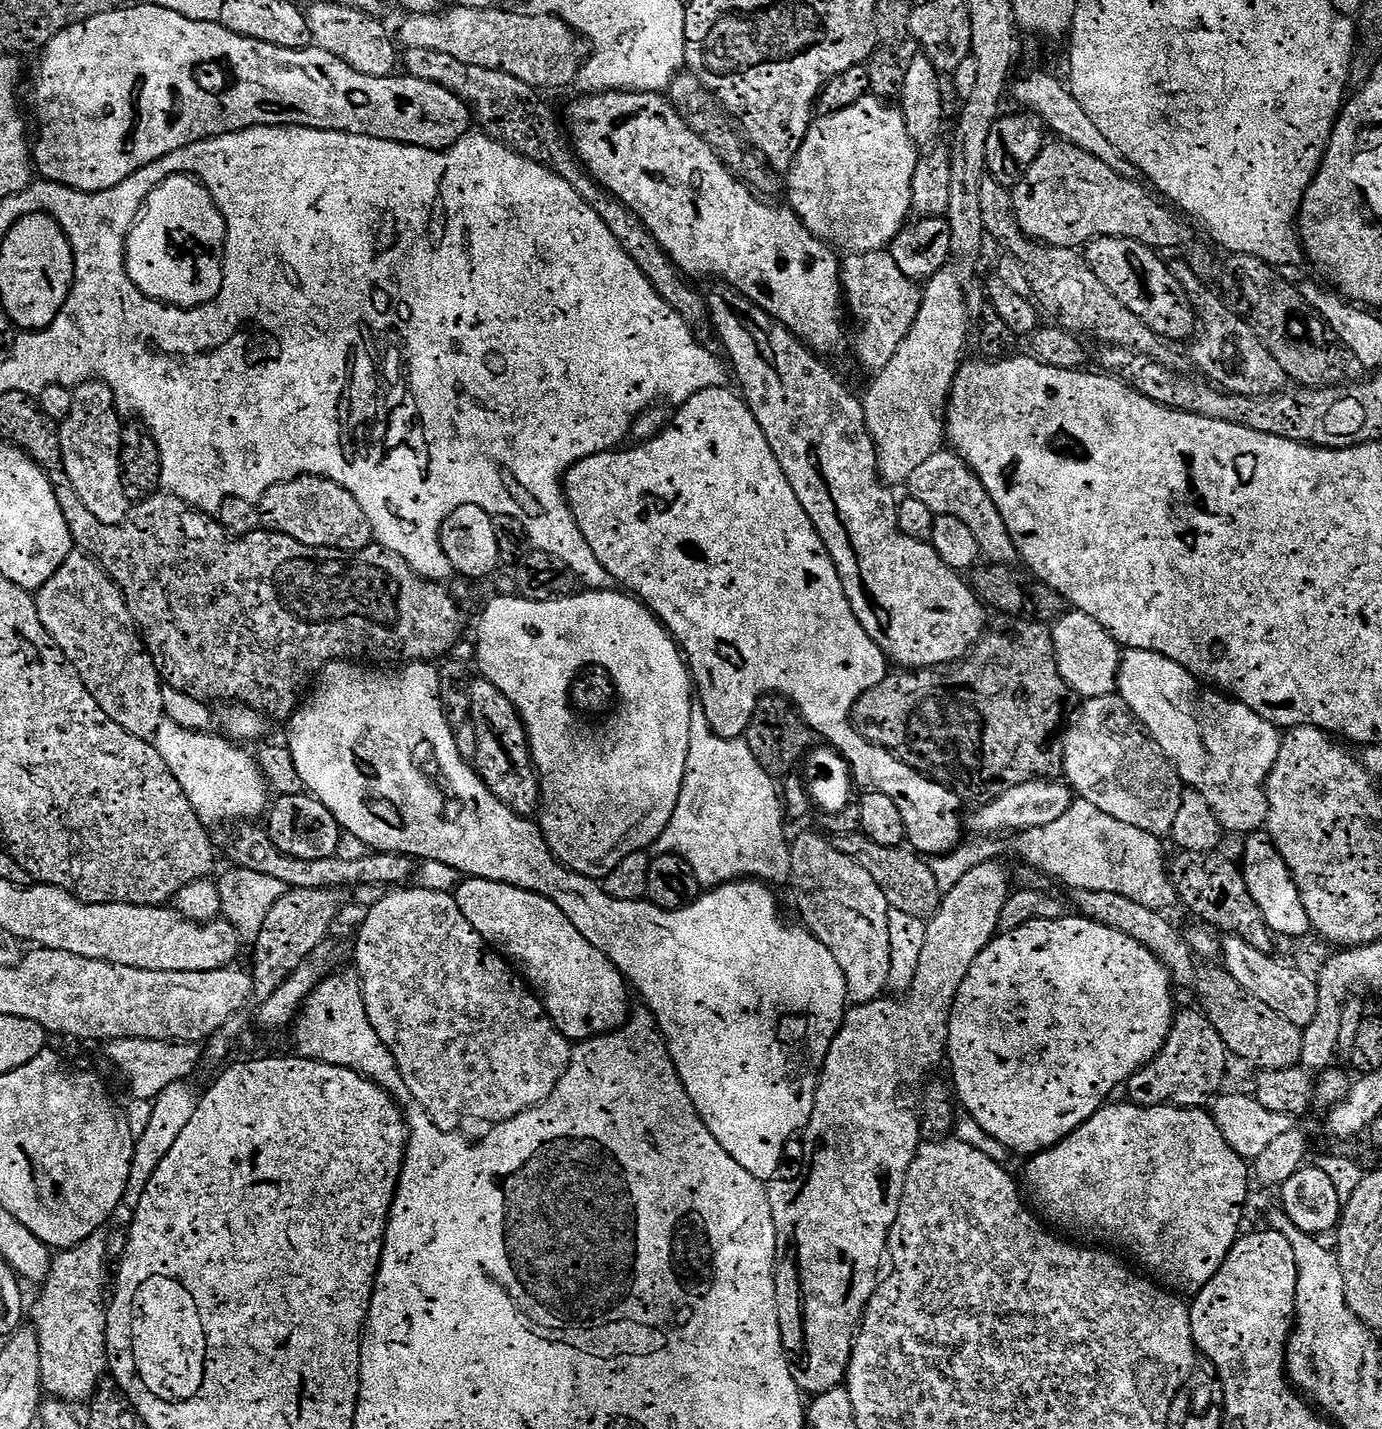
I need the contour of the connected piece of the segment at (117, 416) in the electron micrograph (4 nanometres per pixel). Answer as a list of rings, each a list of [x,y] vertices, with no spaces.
[[[87,380],[72,392],[73,409],[59,425],[62,472],[72,483],[74,496],[82,498],[86,510],[111,528],[124,523],[130,501],[124,493],[120,469],[121,413],[116,410],[116,396],[103,380]]]

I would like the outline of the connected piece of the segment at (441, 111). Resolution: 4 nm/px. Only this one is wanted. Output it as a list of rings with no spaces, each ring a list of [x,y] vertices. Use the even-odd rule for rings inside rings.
[[[153,2],[136,4],[133,8],[116,8],[113,12],[102,10],[98,15],[90,17],[58,34],[39,53],[40,73],[36,76],[36,85],[32,88],[32,104],[36,107],[36,124],[40,133],[34,136],[34,168],[41,177],[64,184],[79,192],[105,192],[118,186],[126,178],[130,178],[138,170],[174,154],[174,150],[182,150],[191,144],[209,140],[215,136],[225,136],[231,132],[241,132],[257,126],[287,126],[289,128],[321,128],[327,132],[349,132],[359,136],[369,136],[379,140],[393,140],[399,144],[407,144],[413,148],[430,148],[443,150],[452,147],[464,136],[469,135],[473,127],[474,117],[468,106],[458,99],[450,90],[437,84],[421,80],[416,74],[393,74],[390,76],[371,76],[362,74],[346,62],[342,62],[334,54],[318,47],[279,48],[254,38],[246,38],[242,34],[234,34],[226,30],[220,23],[196,22],[184,18],[172,10],[163,9]]]

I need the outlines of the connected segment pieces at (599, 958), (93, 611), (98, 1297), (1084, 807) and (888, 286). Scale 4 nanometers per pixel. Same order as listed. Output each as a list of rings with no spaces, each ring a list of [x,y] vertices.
[[[475,878],[461,879],[454,893],[462,914],[466,914],[466,922],[478,930],[478,934],[488,943],[489,948],[500,953],[505,960],[514,965],[515,971],[530,985],[541,1004],[548,1012],[552,1025],[562,1033],[569,1042],[583,1042],[594,1036],[606,1036],[618,1028],[624,1027],[624,1021],[630,1015],[628,1008],[629,985],[624,975],[612,964],[612,959],[599,952],[544,896],[515,888],[493,880]]]
[[[74,550],[66,558],[66,562],[62,562],[58,574],[54,574],[54,578],[50,578],[50,582],[43,584],[40,591],[35,593],[34,599],[42,626],[52,635],[52,641],[66,654],[74,670],[78,670],[86,690],[90,690],[102,710],[106,710],[106,714],[114,722],[118,722],[122,730],[151,741],[158,726],[162,726],[166,719],[163,708],[165,685],[154,666],[152,655],[144,647],[144,638],[130,614],[128,603],[124,600],[120,588],[108,577],[108,573],[91,556]]]
[[[104,1230],[95,1232],[94,1234],[90,1234],[90,1238],[86,1238],[81,1244],[76,1244],[73,1248],[65,1248],[55,1253],[50,1274],[44,1279],[43,1285],[39,1289],[39,1292],[41,1292],[40,1297],[36,1300],[36,1309],[33,1312],[31,1309],[30,1312],[30,1320],[32,1316],[33,1322],[36,1323],[34,1325],[34,1331],[40,1343],[40,1383],[43,1391],[49,1397],[67,1401],[72,1406],[78,1406],[83,1400],[85,1402],[91,1401],[95,1397],[96,1389],[101,1387],[103,1380],[100,1379],[106,1376],[108,1372],[108,1339],[106,1338],[108,1310],[106,1307],[106,1296],[104,1300],[104,1267],[108,1264],[108,1236],[106,1233],[107,1231]]]
[[[1077,799],[1072,803],[1070,810],[1066,810],[1058,822],[1021,832],[1015,840],[1016,852],[1028,863],[1029,869],[1048,878],[1057,876],[1062,883],[1069,884],[1072,890],[1122,894],[1122,898],[1130,898],[1130,902],[1138,902],[1138,906],[1153,908],[1156,912],[1164,912],[1172,903],[1177,903],[1178,889],[1170,875],[1169,865],[1164,865],[1161,837],[1146,834],[1146,830],[1138,830],[1138,826],[1126,826],[1126,822],[1118,822],[1118,818],[1102,814],[1098,806],[1085,800]]]
[[[891,251],[848,254],[842,260],[842,295],[849,313],[856,315],[860,329],[856,332],[856,356],[869,374],[884,369],[894,358],[898,346],[906,338],[914,318],[918,318],[921,289],[917,281],[906,278],[898,270]]]

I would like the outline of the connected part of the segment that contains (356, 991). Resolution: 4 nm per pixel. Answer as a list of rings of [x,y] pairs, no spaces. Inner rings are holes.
[[[355,971],[325,976],[304,1001],[304,1007],[297,1015],[291,1032],[296,1039],[295,1051],[305,1060],[320,1060],[324,1064],[354,1070],[359,1076],[377,1084],[393,1100],[402,1096],[405,1090],[406,1094],[410,1094],[398,1070],[394,1054],[390,1054],[382,1038],[378,1038],[374,1026],[370,1026],[364,1001],[364,986]]]

